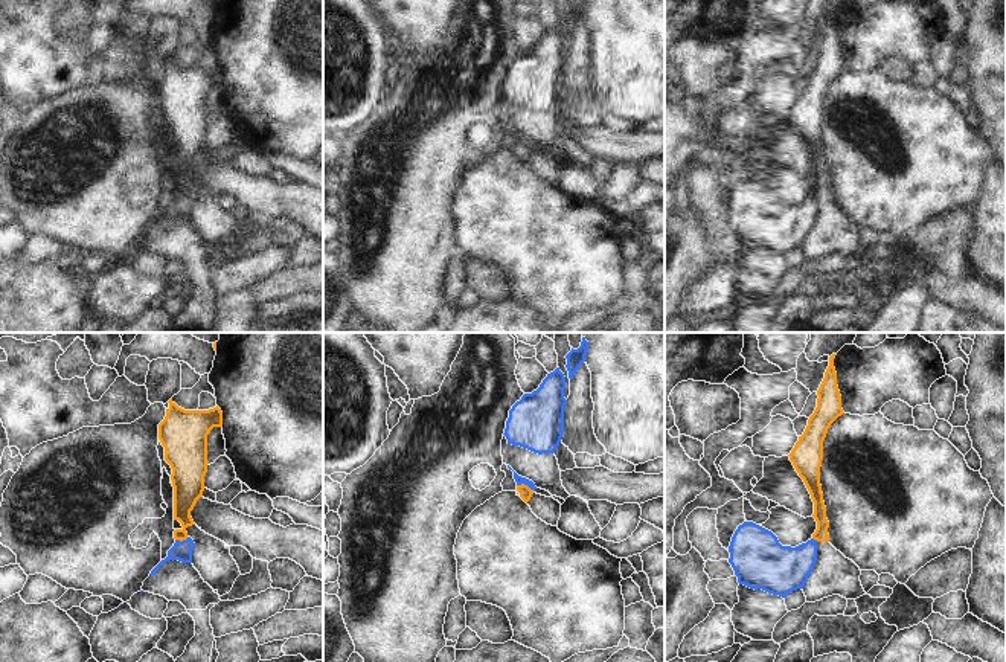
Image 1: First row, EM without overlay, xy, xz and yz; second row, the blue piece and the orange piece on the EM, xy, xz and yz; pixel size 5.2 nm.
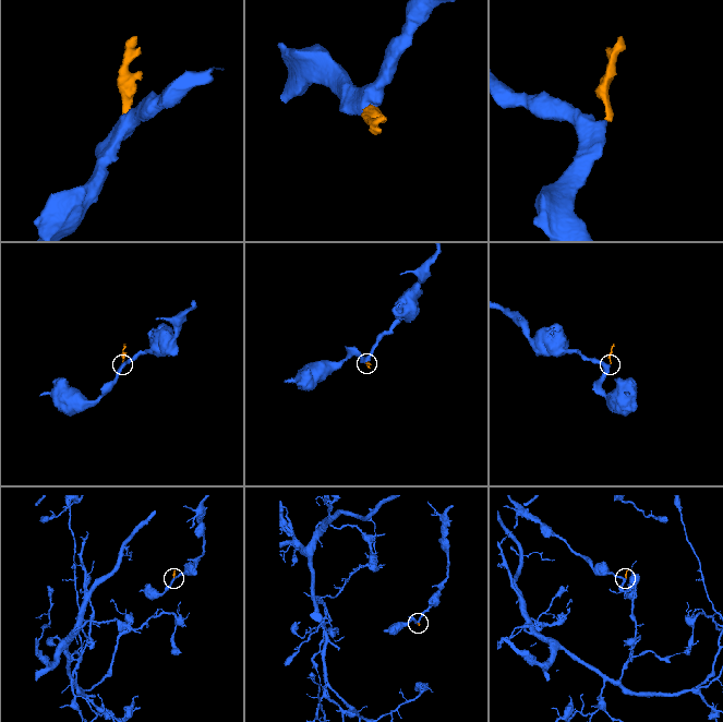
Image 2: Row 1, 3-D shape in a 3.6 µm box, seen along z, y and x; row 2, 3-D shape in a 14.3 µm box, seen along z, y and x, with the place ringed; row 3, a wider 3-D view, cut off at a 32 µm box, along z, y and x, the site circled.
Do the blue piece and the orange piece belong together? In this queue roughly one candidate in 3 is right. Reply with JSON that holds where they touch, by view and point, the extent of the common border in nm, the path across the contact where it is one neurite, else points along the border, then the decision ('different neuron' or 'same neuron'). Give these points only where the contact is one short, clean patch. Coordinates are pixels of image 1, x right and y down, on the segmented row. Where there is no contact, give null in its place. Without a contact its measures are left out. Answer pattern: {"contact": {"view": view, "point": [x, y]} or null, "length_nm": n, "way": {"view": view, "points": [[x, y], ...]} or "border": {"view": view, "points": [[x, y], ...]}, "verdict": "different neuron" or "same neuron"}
{"contact": {"view": "xz", "point": [526, 484]}, "length_nm": 100, "border": {"view": "xz", "points": [[517, 484], [526, 484], [534, 490]]}, "verdict": "different neuron"}

